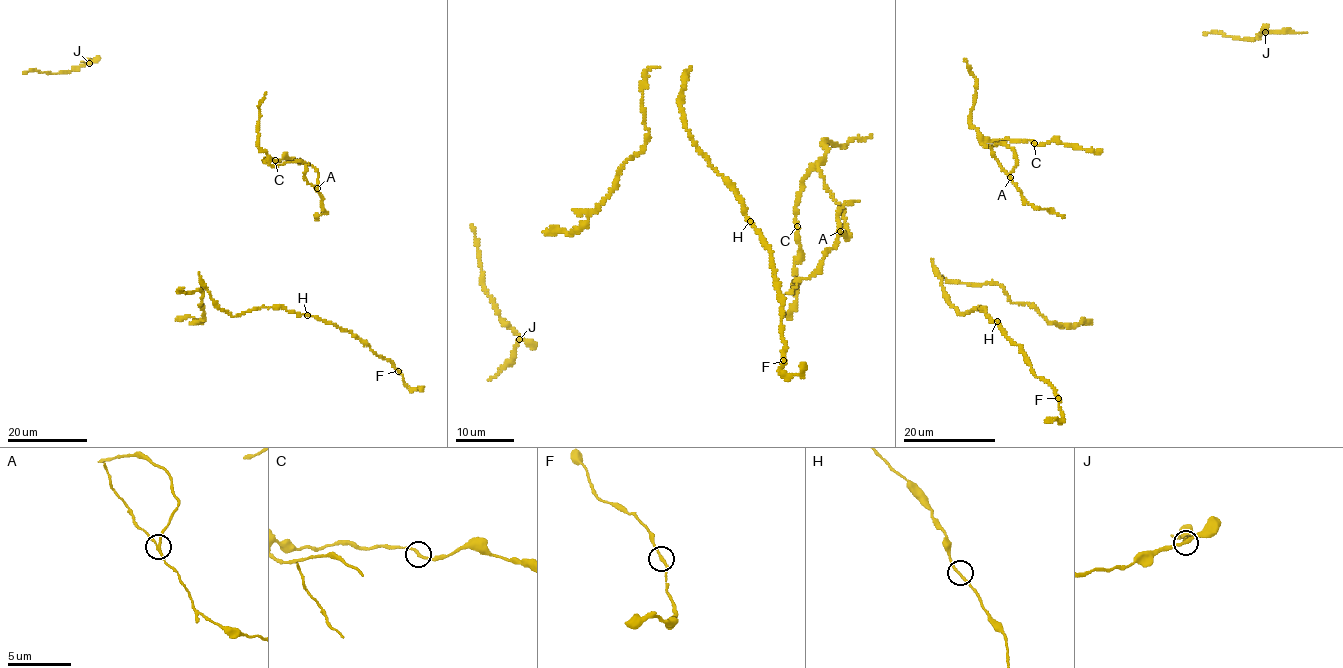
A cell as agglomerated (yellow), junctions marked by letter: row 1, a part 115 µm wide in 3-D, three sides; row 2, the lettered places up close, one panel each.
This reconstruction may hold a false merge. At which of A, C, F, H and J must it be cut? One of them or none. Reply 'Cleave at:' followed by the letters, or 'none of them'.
Cleave at: A

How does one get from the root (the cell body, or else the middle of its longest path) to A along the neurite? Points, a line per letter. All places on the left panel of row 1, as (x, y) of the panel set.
A: (265, 160), (272, 165), (292, 161), (308, 164), (319, 173), (317, 188)

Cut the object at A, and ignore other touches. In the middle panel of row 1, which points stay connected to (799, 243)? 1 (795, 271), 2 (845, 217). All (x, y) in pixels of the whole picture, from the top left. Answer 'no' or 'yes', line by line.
1: yes
2: yes

